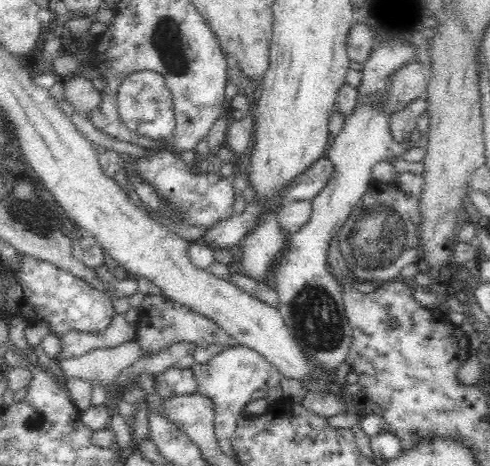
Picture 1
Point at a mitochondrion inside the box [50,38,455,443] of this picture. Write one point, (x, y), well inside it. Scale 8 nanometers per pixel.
(380, 236)

